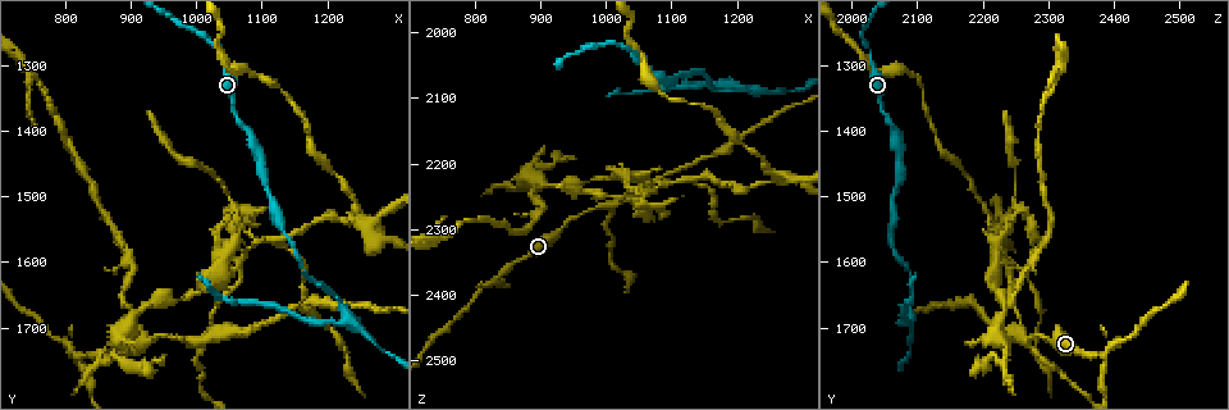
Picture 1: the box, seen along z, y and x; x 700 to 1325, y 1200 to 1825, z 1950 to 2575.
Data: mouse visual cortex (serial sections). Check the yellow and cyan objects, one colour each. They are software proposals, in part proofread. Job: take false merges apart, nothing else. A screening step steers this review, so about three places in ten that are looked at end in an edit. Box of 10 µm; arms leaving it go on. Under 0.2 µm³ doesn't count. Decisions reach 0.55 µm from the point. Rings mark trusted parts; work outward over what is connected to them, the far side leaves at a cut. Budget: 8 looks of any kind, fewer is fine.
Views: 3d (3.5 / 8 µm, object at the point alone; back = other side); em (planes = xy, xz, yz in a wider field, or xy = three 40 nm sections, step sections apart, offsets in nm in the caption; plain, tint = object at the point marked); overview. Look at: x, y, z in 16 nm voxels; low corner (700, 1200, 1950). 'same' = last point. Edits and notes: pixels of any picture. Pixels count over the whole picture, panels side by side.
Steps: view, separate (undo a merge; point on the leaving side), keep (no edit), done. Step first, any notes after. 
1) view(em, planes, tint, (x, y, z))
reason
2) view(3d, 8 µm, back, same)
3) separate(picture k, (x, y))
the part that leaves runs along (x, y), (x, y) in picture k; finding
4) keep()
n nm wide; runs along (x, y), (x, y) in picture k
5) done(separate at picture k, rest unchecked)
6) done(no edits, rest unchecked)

view(3d, 3.5 µm, (825, 1745, 2380))
branch point

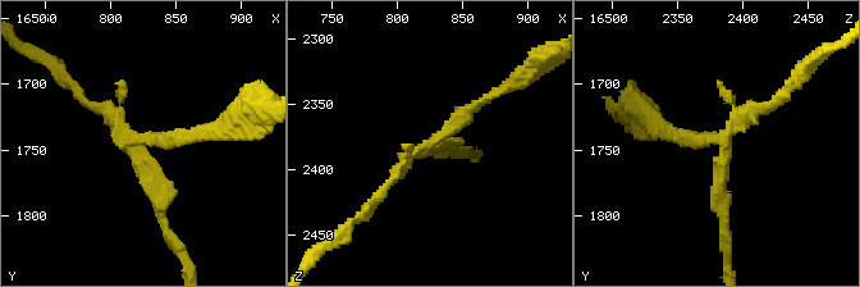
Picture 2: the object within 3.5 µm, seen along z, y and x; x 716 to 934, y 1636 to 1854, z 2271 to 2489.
view(em, xy, step 3, tint, (822, 1740, 2382))

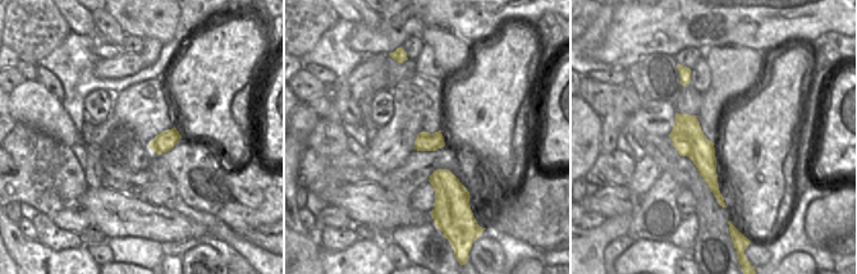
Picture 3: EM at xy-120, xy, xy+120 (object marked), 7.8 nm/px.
separate(picture 2, (733, 119))
150 nm wide; the part that leaves runs along (712, 139), (790, 83) in picture 2; two cells meet here

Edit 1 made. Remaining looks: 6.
view(3d, 3.5 µm, (1010, 1715, 2260))

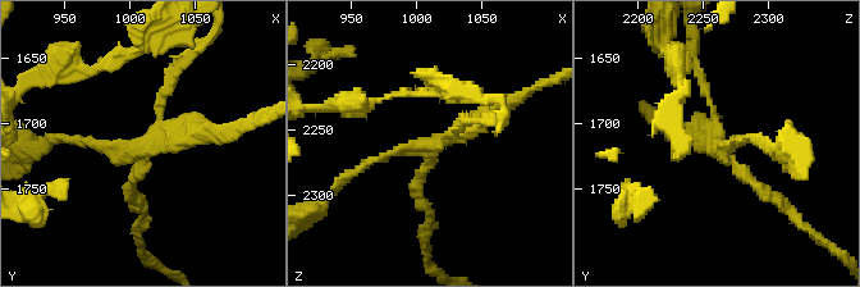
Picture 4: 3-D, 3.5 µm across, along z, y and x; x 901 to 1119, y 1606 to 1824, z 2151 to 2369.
view(em, planes, plain, (1014, 1714, 2262))
shape alone is not enough

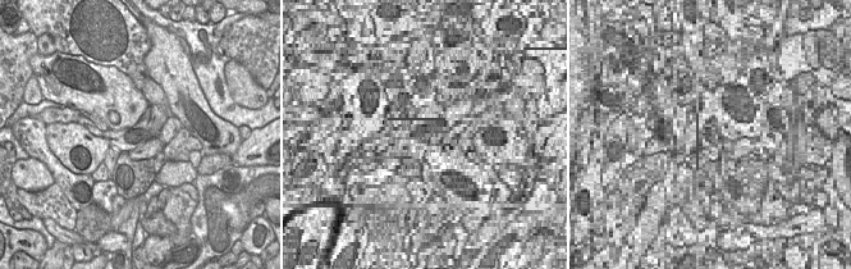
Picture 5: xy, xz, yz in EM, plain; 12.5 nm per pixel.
view(em, planes, tint, same)

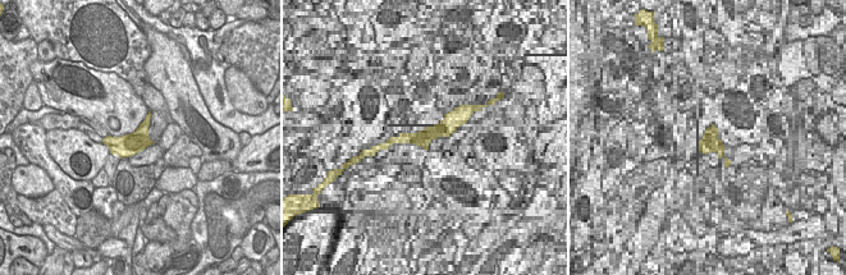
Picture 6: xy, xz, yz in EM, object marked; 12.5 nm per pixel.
separate(picture 4, (169, 74))
280 nm wide; the part that leaves runs along (147, 139), (167, 83), (210, 36) in picture 4; a second cell is stuck on

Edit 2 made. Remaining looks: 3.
done(separate at picture 2, separate at picture 4, rest unchecked)

